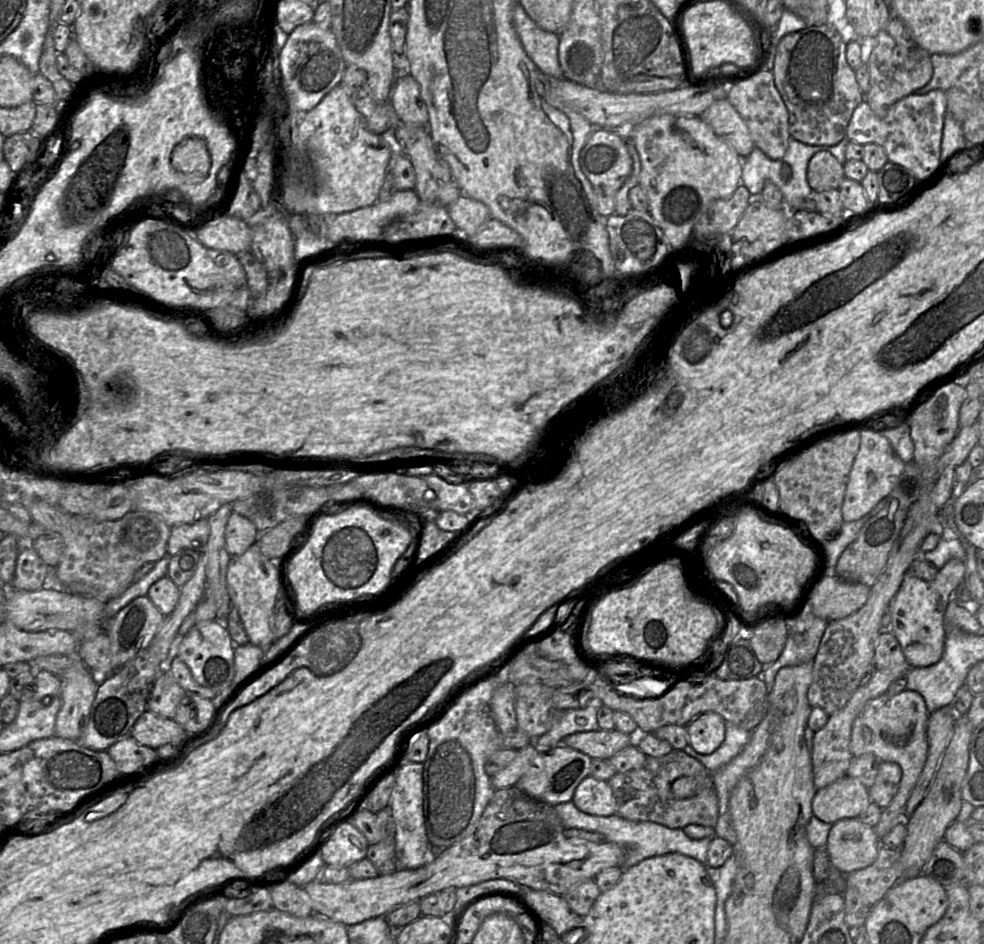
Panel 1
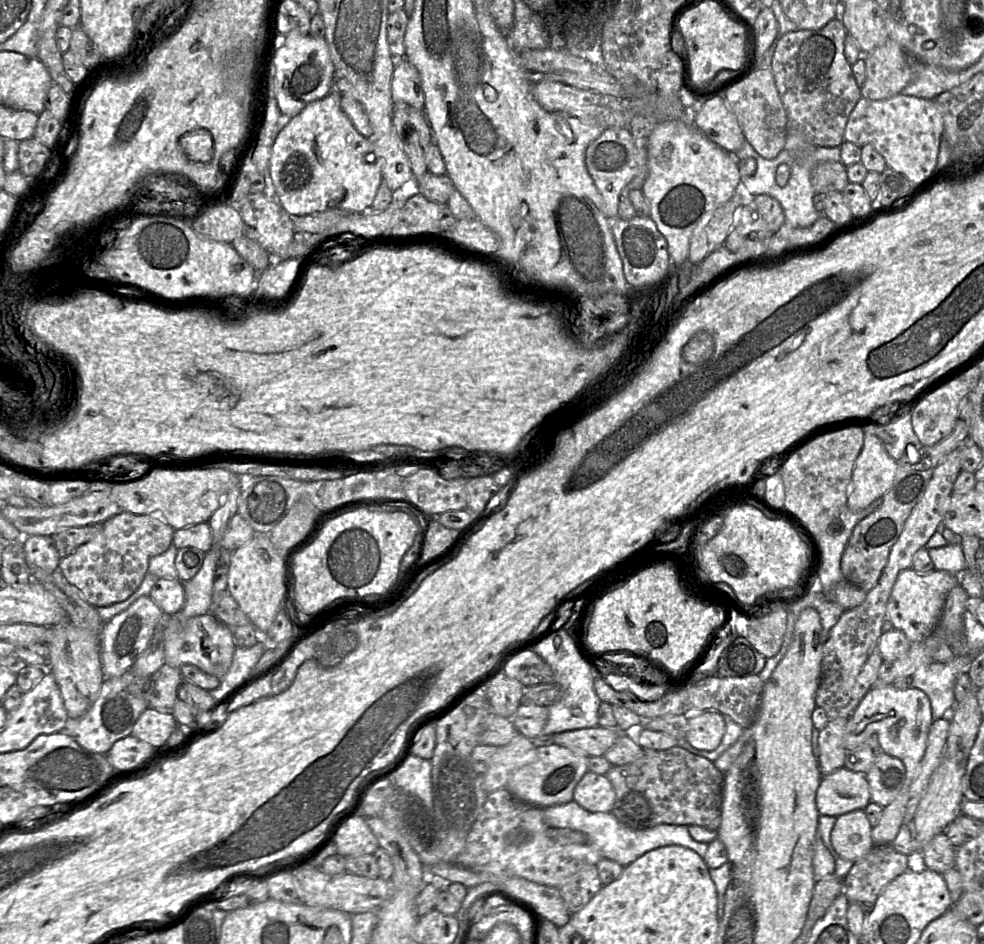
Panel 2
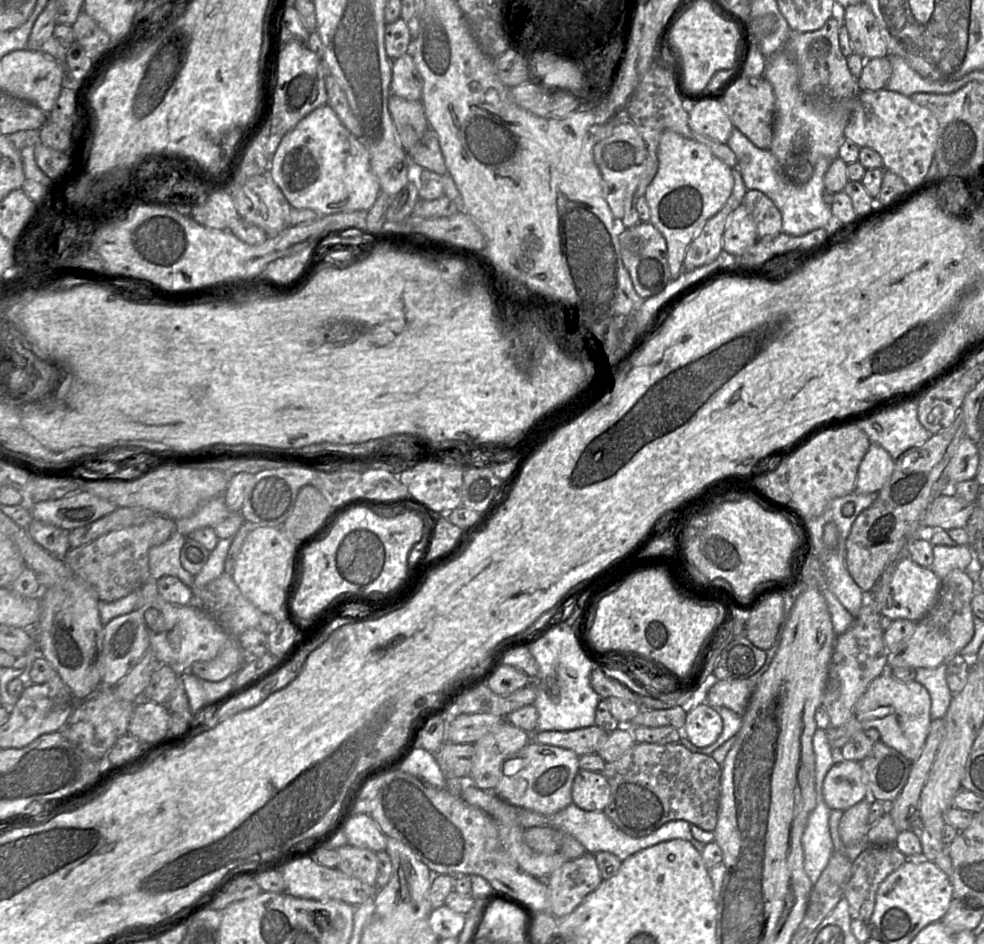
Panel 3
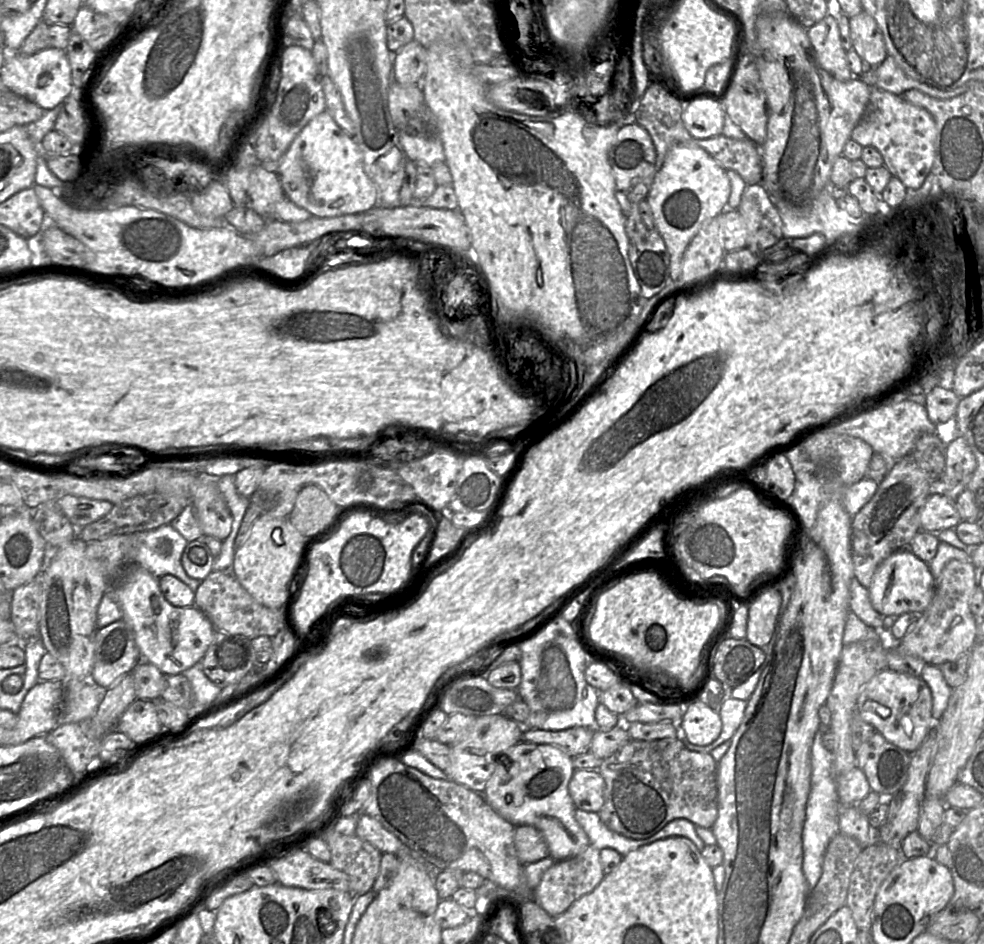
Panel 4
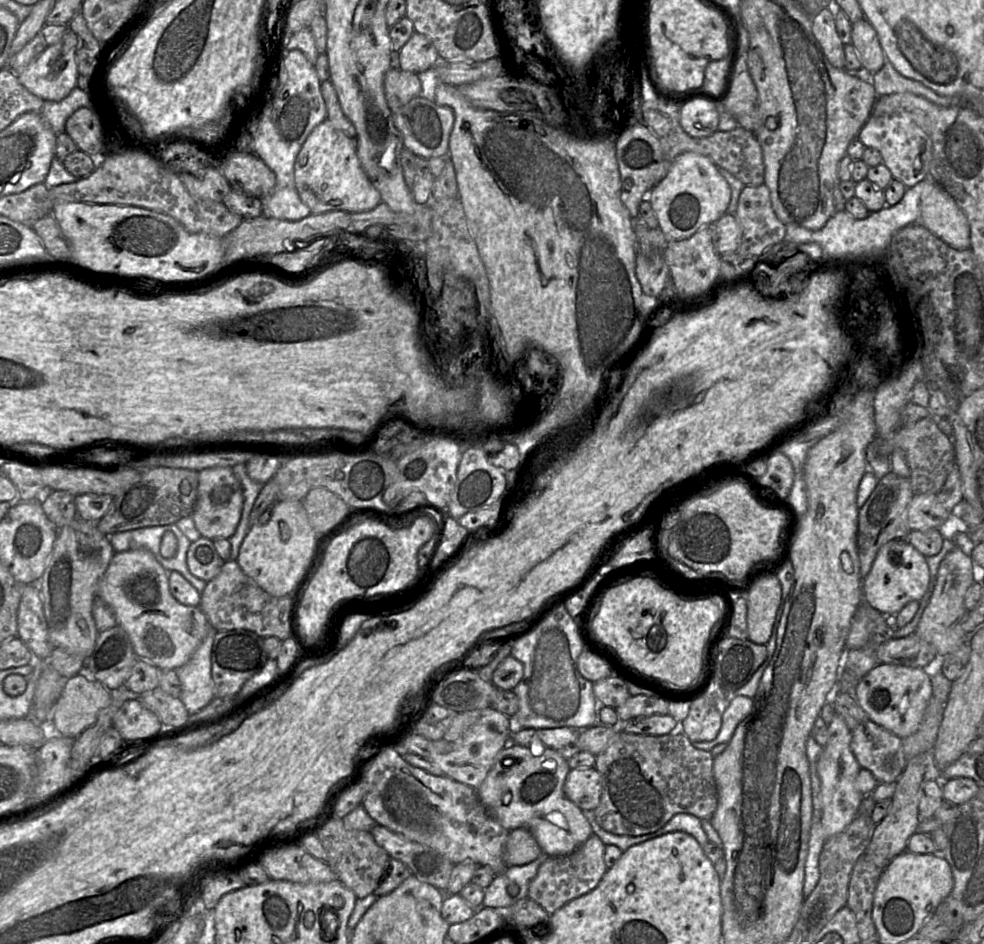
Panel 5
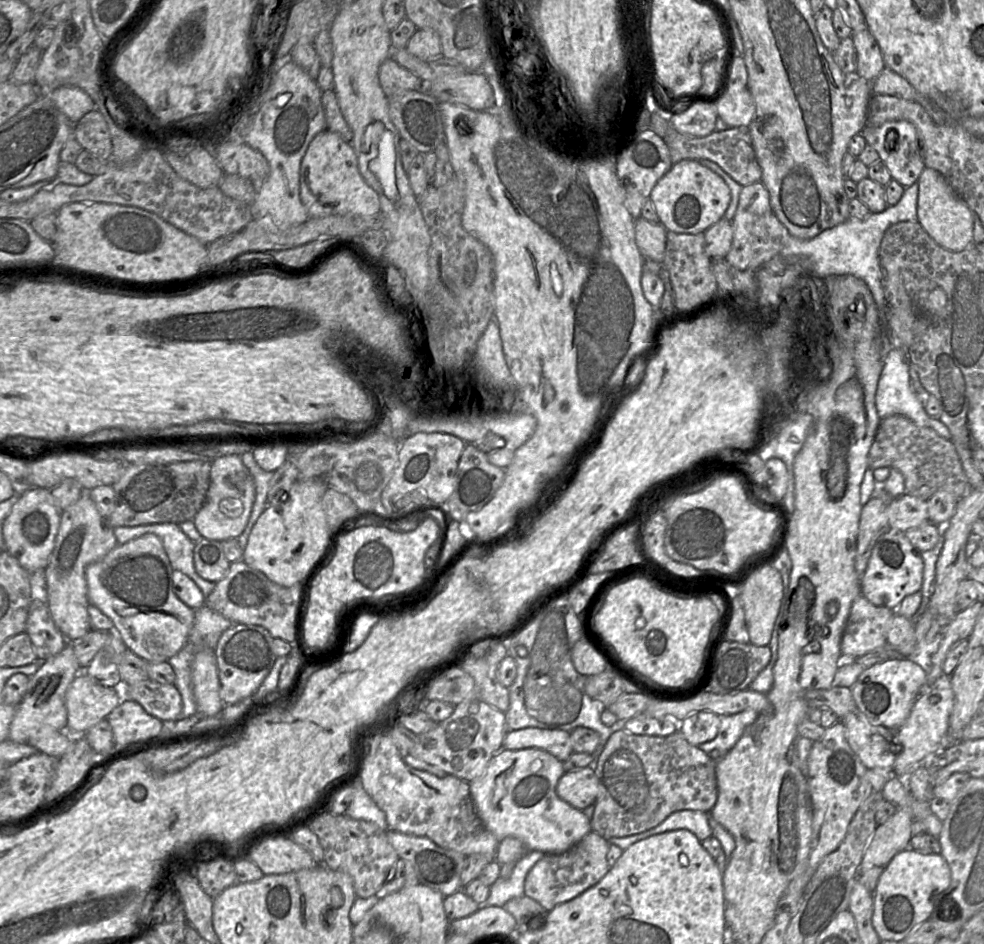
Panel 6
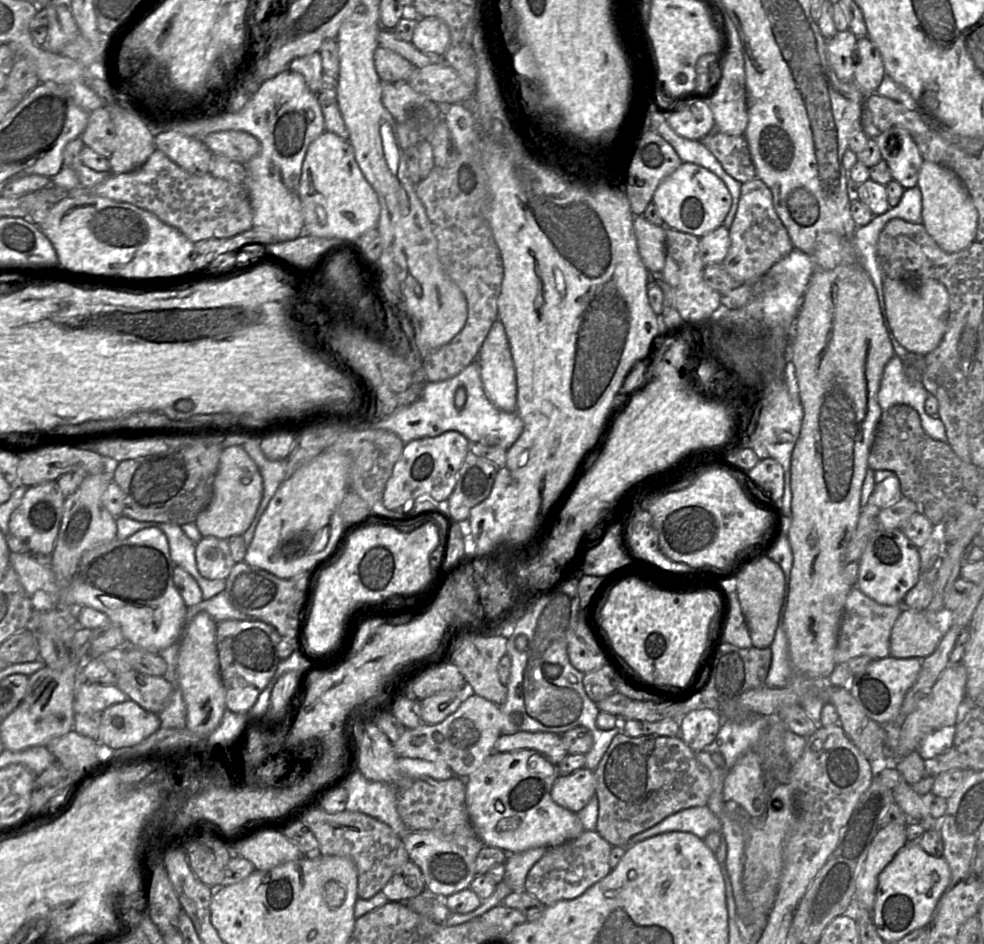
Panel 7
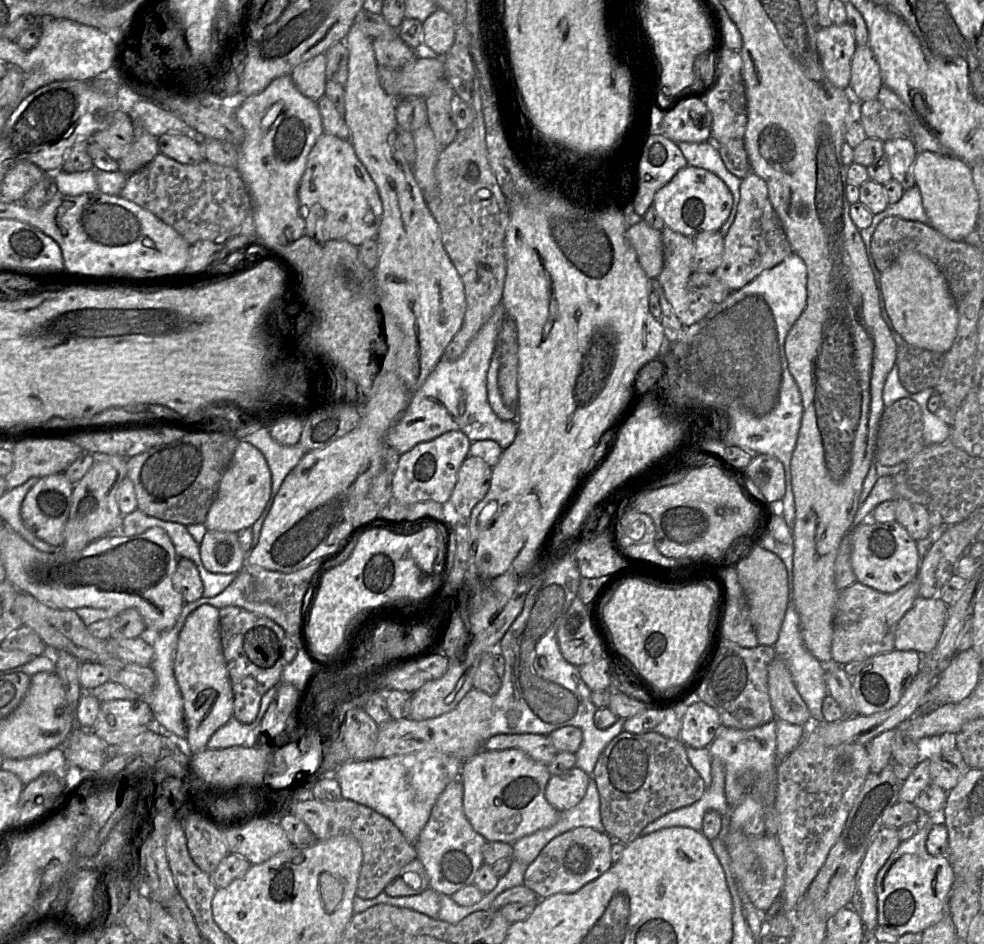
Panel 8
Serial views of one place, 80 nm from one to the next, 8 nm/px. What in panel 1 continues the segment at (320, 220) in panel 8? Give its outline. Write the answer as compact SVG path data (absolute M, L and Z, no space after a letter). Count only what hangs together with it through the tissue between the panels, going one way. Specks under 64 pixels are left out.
M341 85L335 86L321 101L306 112L302 117L293 117L293 114L285 113L285 121L290 121L289 142L280 139L273 167L273 191L272 198L279 204L286 215L318 216L324 214L340 214L359 208L370 206L378 201L378 194L388 171L388 164L392 155L392 146L385 140L382 134L371 132L363 116L356 110L349 96Z

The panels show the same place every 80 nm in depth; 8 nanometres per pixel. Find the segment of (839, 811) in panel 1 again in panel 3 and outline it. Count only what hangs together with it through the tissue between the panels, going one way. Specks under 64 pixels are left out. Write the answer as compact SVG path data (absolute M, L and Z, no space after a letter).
M837 757L825 776L823 797L831 810L841 811L868 798L866 776L860 763Z

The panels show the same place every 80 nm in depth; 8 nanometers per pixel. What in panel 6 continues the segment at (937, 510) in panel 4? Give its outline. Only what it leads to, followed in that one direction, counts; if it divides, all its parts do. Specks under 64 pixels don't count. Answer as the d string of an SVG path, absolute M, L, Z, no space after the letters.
M907 493L896 499L891 499L887 515L891 529L903 533L925 522L930 522L927 501Z

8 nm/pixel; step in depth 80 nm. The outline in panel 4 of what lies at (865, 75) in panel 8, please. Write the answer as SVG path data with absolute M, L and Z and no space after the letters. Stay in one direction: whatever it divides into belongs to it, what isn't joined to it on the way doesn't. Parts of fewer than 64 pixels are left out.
M864 10L849 18L852 49L866 67L877 67L887 57L887 50L875 19Z

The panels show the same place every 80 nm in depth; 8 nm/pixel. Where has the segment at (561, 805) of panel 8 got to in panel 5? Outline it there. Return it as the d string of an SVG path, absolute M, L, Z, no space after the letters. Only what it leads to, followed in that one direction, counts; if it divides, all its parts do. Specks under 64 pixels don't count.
M595 767L571 769L563 792L581 810L594 811L600 803L601 777Z

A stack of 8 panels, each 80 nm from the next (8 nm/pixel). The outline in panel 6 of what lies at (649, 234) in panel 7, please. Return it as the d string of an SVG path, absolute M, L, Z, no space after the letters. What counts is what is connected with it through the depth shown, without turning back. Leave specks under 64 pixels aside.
M639 217L635 220L635 239L643 258L663 262L667 230L661 223L652 223Z

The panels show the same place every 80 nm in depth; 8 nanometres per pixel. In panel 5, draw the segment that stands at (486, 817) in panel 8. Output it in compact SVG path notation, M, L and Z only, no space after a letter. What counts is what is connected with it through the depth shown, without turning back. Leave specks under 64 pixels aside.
M509 743L498 752L491 769L476 791L485 808L502 827L508 831L525 828L534 836L543 853L549 856L565 856L580 847L593 834L582 810L563 792L570 770L567 759L551 748L535 747L533 752L528 746Z

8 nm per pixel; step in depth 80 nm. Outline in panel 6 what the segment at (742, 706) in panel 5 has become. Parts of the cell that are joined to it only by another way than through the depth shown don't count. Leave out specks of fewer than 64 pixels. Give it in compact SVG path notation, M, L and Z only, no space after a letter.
M754 710L721 716L721 725L716 737L701 744L698 748L709 754L713 749L718 749L724 757L741 738L745 729L758 718L760 713Z

